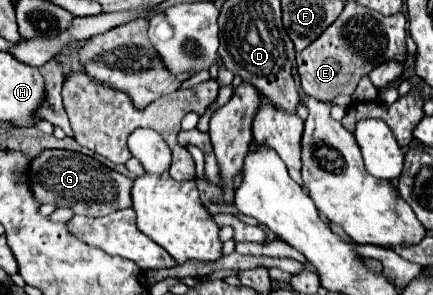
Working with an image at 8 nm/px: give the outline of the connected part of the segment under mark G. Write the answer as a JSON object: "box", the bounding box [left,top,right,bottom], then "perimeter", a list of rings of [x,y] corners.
{"box":[31,150,133,216],"perimeter":[[[43,150],[31,164],[31,182],[35,198],[45,204],[57,204],[59,208],[71,208],[83,216],[107,216],[115,210],[129,208],[133,180],[103,166],[99,160],[67,152],[67,150]]]}

